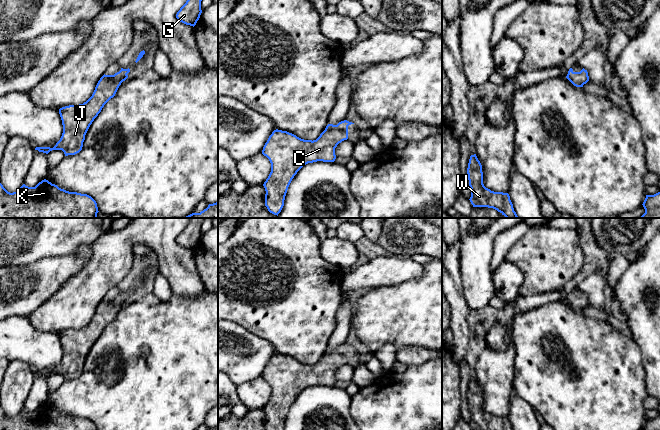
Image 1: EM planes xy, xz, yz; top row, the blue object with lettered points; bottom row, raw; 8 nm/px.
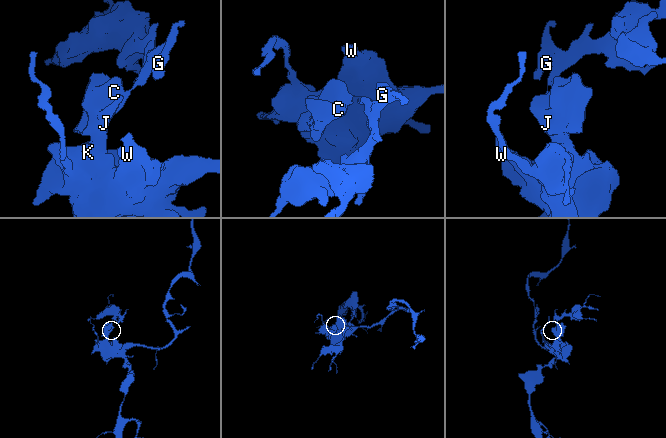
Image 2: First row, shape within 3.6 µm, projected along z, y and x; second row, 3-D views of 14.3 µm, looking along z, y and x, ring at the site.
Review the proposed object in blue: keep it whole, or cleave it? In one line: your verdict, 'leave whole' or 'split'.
leave whole

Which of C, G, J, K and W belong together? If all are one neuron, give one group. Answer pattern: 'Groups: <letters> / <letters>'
Groups: C G J K W

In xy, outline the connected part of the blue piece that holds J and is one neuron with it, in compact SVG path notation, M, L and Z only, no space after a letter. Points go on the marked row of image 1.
M123 69L114 75L103 75L92 96L83 104L69 105L59 109L63 133L53 148L36 147L35 150L48 154L52 150L62 150L65 156L75 155L82 150L85 135L101 112L104 105L115 96L119 86L128 78L130 69Z

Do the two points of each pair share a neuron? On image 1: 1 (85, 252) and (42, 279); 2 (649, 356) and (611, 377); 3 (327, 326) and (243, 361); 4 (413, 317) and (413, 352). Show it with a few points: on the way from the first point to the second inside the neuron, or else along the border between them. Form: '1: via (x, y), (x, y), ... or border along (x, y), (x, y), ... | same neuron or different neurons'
1: via (74, 262), (53, 272) | same neuron
2: border along (633, 338), (640, 349), (646, 383) | different neurons
3: border along (255, 334), (265, 339), (277, 352) | different neurons
4: border along (431, 348), (403, 346), (397, 349) | different neurons

